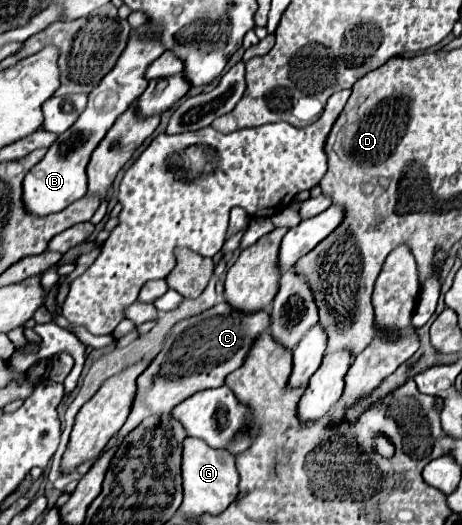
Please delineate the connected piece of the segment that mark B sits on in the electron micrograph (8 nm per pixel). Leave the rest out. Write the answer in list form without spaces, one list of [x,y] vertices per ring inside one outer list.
[[[140,27],[132,31],[132,39],[128,41],[128,47],[124,49],[124,55],[118,59],[116,67],[90,93],[88,105],[84,113],[78,117],[78,121],[68,131],[64,131],[56,139],[56,143],[52,143],[44,159],[36,163],[24,177],[22,205],[28,213],[36,217],[46,217],[50,213],[58,213],[66,209],[70,203],[86,195],[86,167],[90,153],[104,139],[108,129],[118,119],[118,115],[122,115],[128,109],[128,105],[144,93],[144,89],[148,87],[148,81],[144,79],[144,71],[148,63],[152,63],[156,57],[164,53],[160,51],[160,43],[144,43],[144,39],[136,39],[136,31],[140,31]]]

